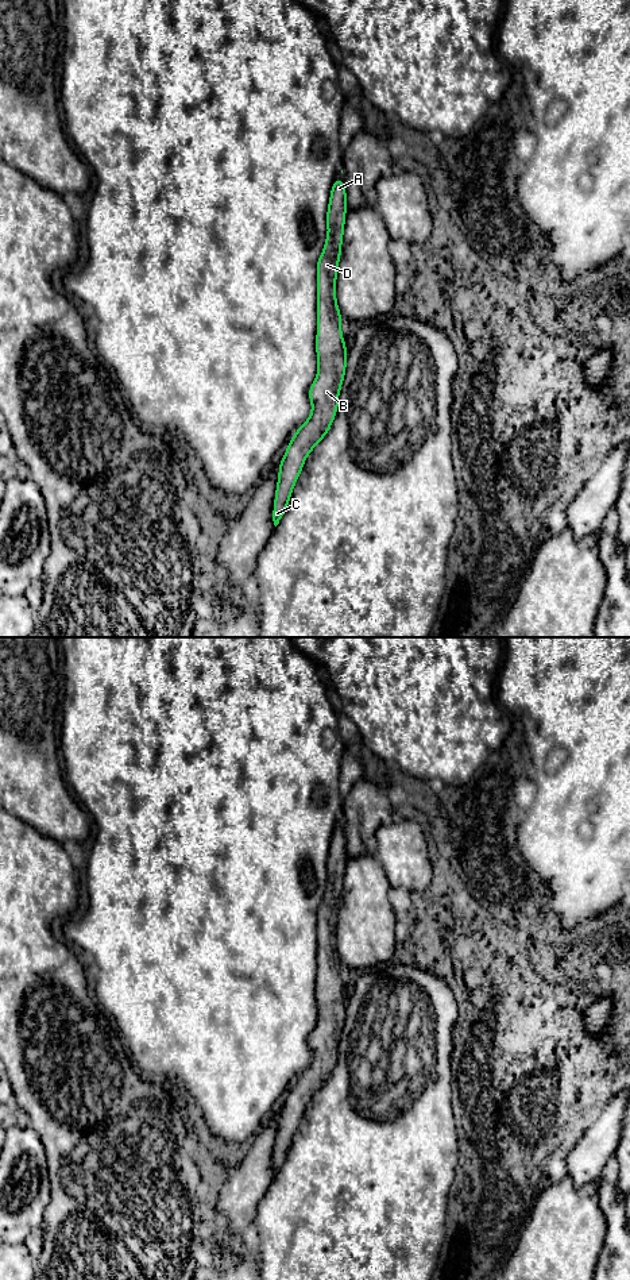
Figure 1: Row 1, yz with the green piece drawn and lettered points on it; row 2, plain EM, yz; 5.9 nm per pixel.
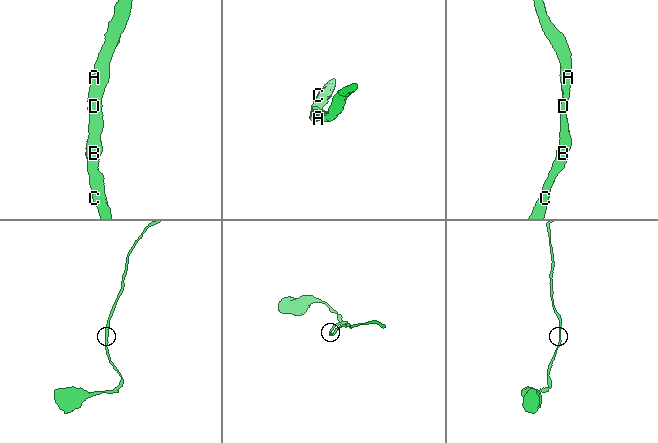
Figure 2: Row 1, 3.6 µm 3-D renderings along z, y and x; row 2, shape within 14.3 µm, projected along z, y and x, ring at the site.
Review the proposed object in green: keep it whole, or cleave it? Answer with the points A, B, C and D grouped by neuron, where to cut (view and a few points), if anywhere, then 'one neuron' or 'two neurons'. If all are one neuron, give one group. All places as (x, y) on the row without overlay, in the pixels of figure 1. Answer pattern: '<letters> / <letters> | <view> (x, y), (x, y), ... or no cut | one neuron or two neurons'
A B C D | no cut | one neuron

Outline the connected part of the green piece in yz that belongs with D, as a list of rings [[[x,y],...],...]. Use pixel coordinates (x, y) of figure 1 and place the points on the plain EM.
[[[343,825],[333,830],[328,860],[326,860],[326,875],[328,883],[322,902],[317,909],[317,984],[316,984],[316,999],[317,999],[317,1025],[309,1036],[309,1048],[312,1050],[312,1061],[309,1067],[297,1077],[290,1088],[287,1098],[279,1111],[278,1131],[275,1138],[273,1169],[277,1175],[283,1165],[293,1136],[302,1119],[304,1111],[312,1098],[324,1087],[329,1080],[331,1073],[336,1065],[339,1055],[339,1042],[341,1038],[343,1028],[347,1015],[347,994],[343,987],[343,979],[340,975],[341,961],[336,948],[336,926],[339,918],[339,909],[341,903],[341,891],[344,882],[344,871],[347,861],[347,840]]]

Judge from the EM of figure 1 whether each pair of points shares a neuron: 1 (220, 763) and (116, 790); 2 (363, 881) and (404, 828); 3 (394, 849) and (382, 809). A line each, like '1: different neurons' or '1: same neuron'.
1: same neuron
2: different neurons
3: different neurons

